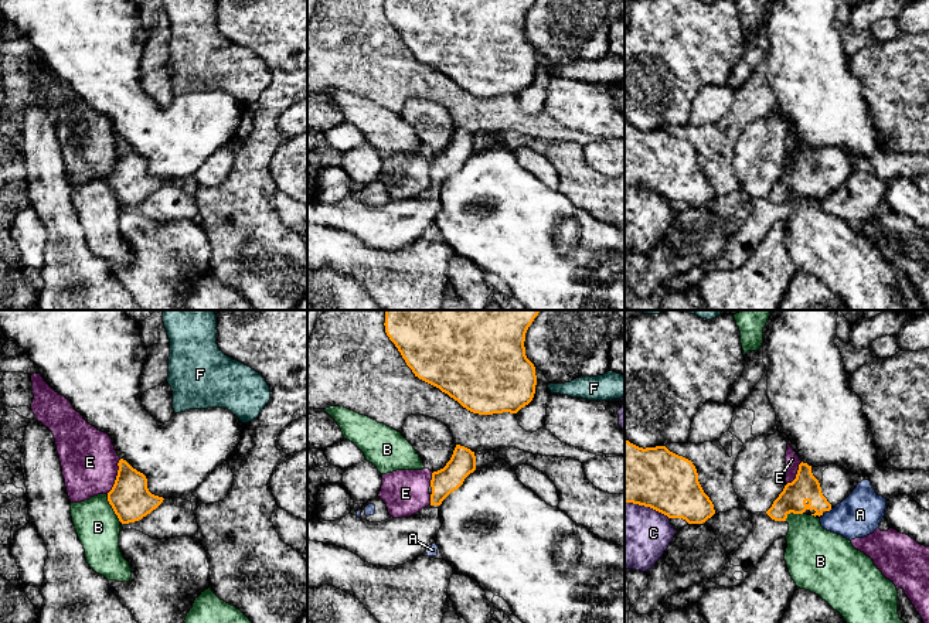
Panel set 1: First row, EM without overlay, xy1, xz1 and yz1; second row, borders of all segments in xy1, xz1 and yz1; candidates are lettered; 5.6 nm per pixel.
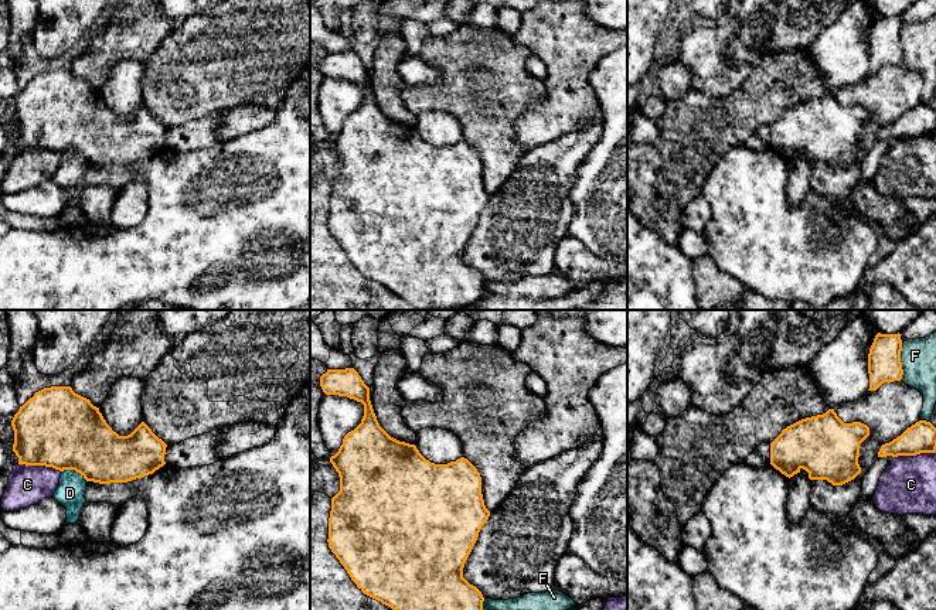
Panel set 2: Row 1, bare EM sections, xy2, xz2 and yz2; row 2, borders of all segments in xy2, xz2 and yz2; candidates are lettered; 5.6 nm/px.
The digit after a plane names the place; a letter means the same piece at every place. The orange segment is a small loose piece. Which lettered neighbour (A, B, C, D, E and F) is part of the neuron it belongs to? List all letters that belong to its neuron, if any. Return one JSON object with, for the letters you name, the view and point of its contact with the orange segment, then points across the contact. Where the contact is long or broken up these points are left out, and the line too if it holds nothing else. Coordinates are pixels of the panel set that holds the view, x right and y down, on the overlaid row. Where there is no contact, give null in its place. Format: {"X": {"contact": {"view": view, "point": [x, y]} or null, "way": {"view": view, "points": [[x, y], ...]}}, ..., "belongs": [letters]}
{"belongs": []}

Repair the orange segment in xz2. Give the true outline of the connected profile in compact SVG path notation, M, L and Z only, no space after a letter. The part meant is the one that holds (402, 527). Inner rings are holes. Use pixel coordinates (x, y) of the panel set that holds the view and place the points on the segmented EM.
M354 368L327 369L320 376L326 395L347 396L364 405L361 423L348 432L330 463L340 477L340 491L331 498L329 548L351 580L367 596L392 610L483 610L481 592L463 577L464 563L490 511L481 494L481 477L464 457L447 464L426 460L415 444L391 437L378 423L370 388Z

